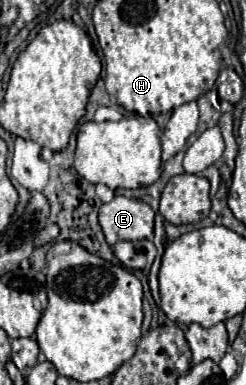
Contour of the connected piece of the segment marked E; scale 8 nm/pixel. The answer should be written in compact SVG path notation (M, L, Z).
M115 196L99 208L99 224L109 246L121 240L153 240L153 216L149 204L125 196Z

